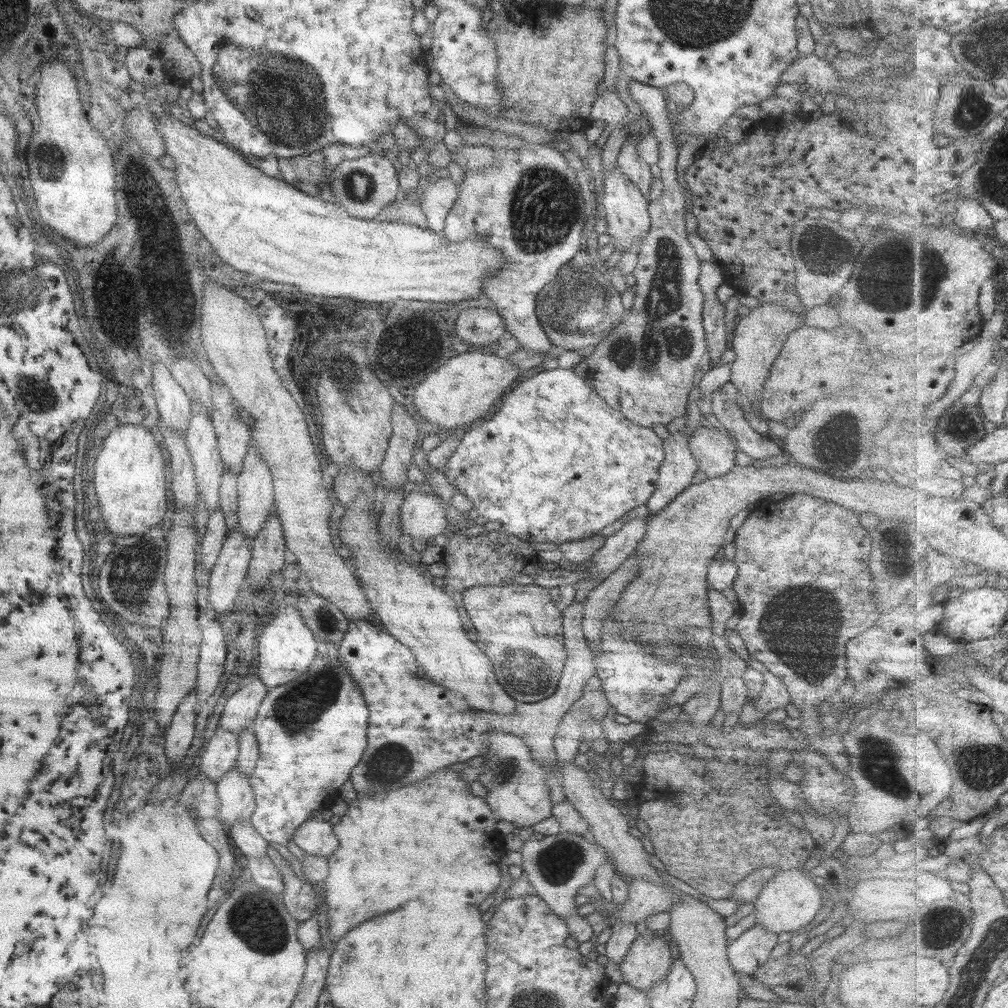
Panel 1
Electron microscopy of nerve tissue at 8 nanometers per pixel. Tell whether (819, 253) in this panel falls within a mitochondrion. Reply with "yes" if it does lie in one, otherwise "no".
yes

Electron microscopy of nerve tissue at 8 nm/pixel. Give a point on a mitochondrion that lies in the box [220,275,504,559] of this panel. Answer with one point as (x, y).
(344, 375)

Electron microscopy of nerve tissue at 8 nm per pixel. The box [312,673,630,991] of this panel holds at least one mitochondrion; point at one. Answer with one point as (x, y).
(390, 763)

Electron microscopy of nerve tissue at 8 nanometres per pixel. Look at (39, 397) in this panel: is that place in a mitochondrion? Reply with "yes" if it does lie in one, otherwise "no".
yes

